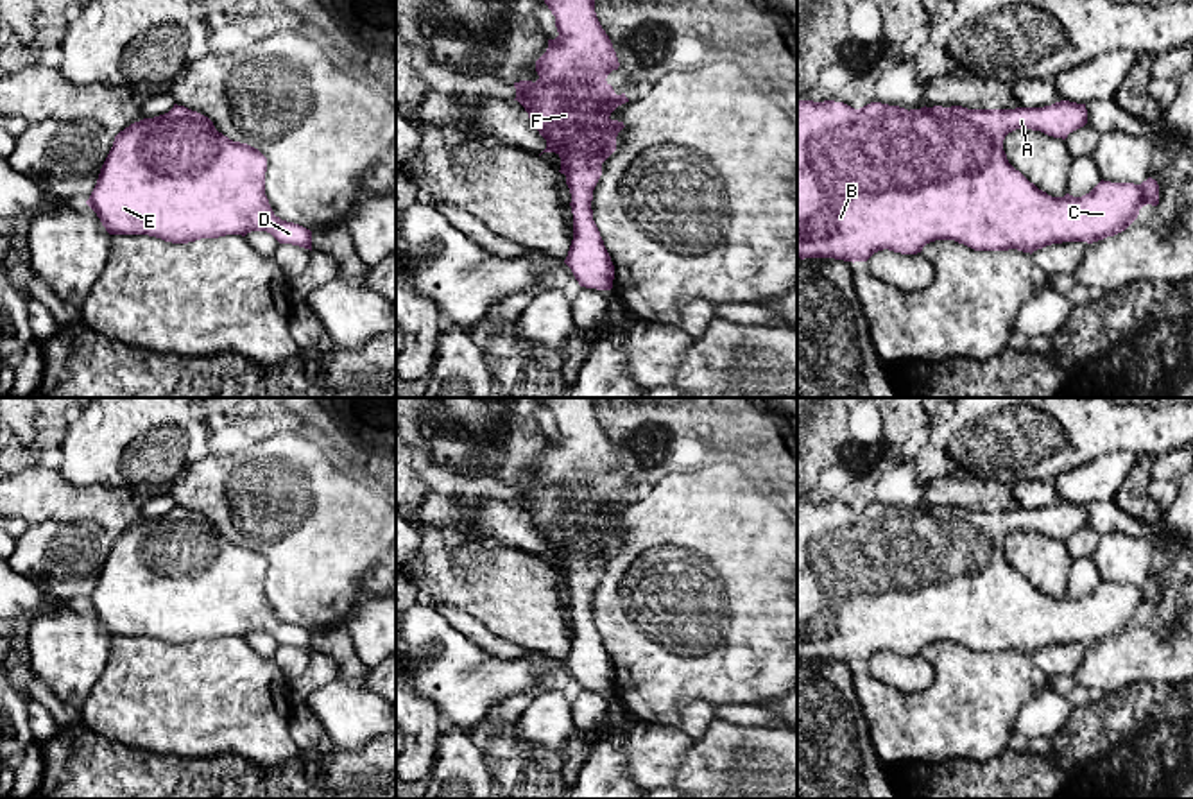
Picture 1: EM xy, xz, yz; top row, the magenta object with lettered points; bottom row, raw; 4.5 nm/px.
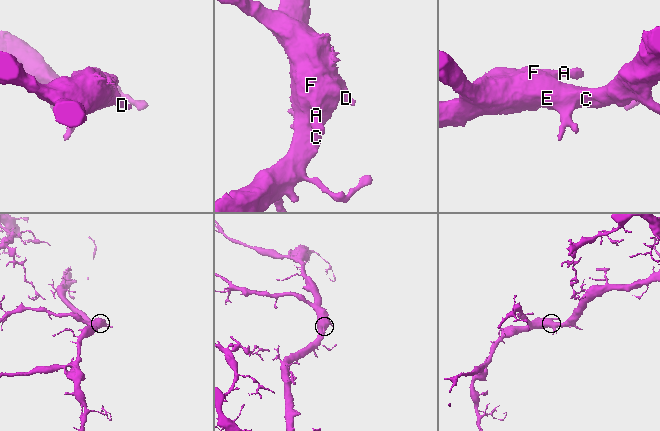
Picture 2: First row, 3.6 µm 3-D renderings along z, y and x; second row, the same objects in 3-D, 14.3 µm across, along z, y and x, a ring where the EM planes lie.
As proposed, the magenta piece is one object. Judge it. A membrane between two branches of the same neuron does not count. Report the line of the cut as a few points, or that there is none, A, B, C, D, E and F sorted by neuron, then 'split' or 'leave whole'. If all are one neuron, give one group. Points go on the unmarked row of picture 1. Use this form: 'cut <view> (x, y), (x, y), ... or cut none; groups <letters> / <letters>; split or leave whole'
cut none; groups A B C D E F; leave whole

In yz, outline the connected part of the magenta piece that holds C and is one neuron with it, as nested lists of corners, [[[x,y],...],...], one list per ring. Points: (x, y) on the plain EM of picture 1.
[[[799,502],[797,503],[797,659],[835,659],[844,663],[867,663],[874,654],[888,650],[901,656],[917,656],[923,649],[935,641],[955,641],[974,652],[1008,652],[1017,650],[1023,654],[1034,654],[1051,645],[1062,643],[1098,643],[1107,638],[1114,638],[1125,632],[1139,616],[1139,611],[1146,606],[1159,606],[1159,586],[1148,579],[1141,586],[1134,584],[1111,584],[1100,582],[1089,595],[1073,598],[1051,598],[1030,584],[1019,571],[1016,571],[1003,552],[1003,541],[1016,530],[1041,532],[1053,539],[1066,541],[1069,534],[1087,525],[1086,505],[1060,502],[1044,509],[1016,509],[1016,511],[967,511],[962,507],[933,507],[921,511],[905,511],[899,507],[888,507],[881,503],[871,503],[860,511],[854,511],[844,503],[824,502]]]

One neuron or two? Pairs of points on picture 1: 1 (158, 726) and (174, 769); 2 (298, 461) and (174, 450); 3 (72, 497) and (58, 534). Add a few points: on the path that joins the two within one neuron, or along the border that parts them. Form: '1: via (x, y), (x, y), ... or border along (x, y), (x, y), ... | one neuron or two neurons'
1: border along (128, 746), (178, 756), (210, 758) | two neurons
2: border along (210, 454), (196, 461), (176, 481) | two neurons
3: border along (29, 524), (43, 520), (94, 522), (104, 529) | two neurons

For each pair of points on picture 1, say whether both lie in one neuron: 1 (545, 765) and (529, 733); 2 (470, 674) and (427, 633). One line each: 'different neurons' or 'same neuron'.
1: different neurons
2: same neuron

